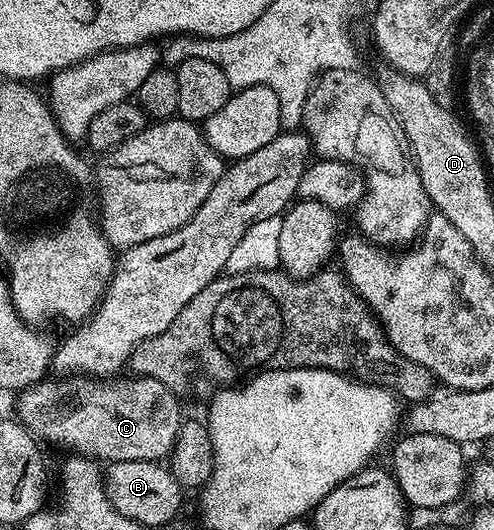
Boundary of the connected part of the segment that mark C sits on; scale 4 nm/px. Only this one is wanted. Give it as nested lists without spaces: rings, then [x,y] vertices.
[[[138,375],[133,380],[134,401],[126,401],[125,391],[110,385],[114,383],[98,383],[93,389],[90,386],[93,384],[82,381],[54,384],[46,379],[21,390],[17,416],[39,438],[68,445],[74,448],[75,454],[93,455],[102,463],[161,462],[173,454],[182,430],[184,414],[178,406],[179,398],[171,389],[164,387],[164,383],[151,377]]]

